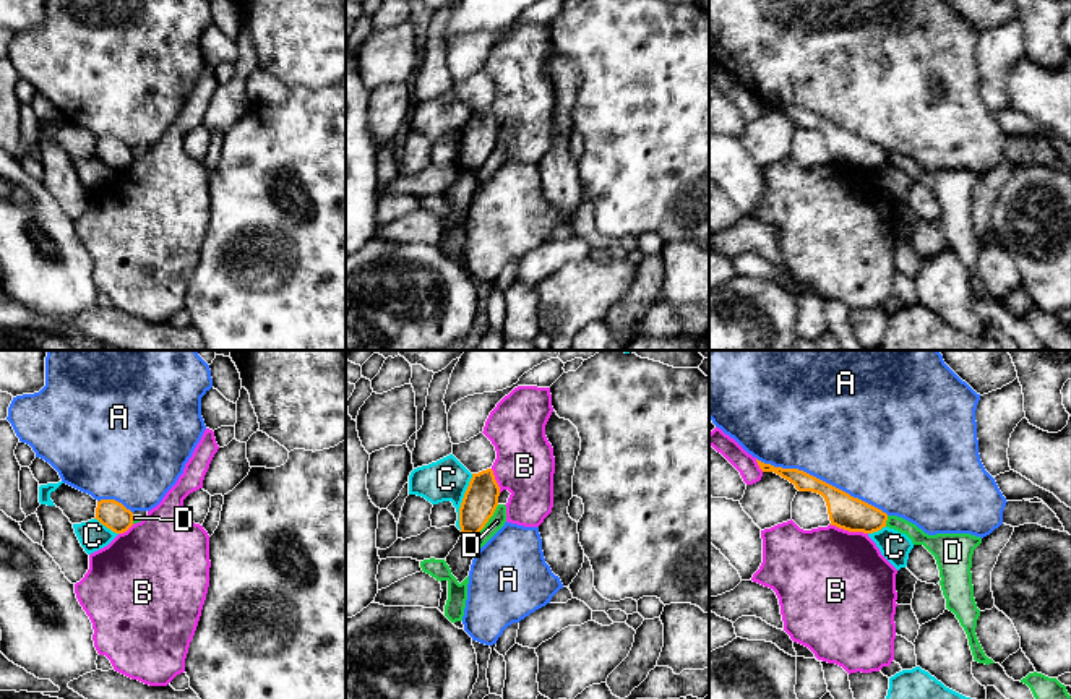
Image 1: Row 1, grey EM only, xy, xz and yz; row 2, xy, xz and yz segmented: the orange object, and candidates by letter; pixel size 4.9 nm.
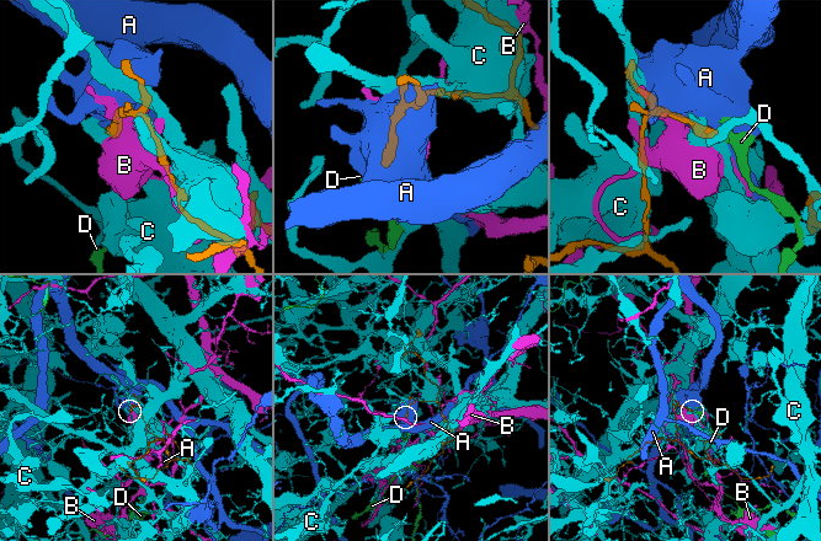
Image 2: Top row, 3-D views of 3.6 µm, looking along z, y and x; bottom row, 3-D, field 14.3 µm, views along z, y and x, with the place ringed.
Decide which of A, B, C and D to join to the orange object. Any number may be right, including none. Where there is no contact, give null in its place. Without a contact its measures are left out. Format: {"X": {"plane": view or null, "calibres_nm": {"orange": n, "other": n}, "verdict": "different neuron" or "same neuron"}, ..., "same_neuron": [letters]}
{"A": {"plane": "yz", "calibres_nm": {"orange": 170, "other": 500}, "verdict": "different neuron"}, "B": {"plane": "yz", "calibres_nm": {"orange": 170, "other": 500}, "verdict": "different neuron"}, "C": {"plane": "xz", "calibres_nm": {"orange": 170, "other": 200}, "verdict": "different neuron"}, "D": {"plane": "xz", "calibres_nm": {"orange": 170, "other": 80}, "verdict": "different neuron"}, "same_neuron": []}

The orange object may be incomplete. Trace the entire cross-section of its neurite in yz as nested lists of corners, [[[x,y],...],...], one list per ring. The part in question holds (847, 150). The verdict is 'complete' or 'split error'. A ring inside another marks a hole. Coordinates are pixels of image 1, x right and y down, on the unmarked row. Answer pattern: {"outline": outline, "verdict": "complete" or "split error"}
{"outline": [[[758,97],[763,109],[774,109],[795,122],[798,128],[813,128],[824,135],[831,162],[849,169],[873,170],[886,164],[888,151],[849,130],[798,105],[782,105]]], "verdict": "complete"}

